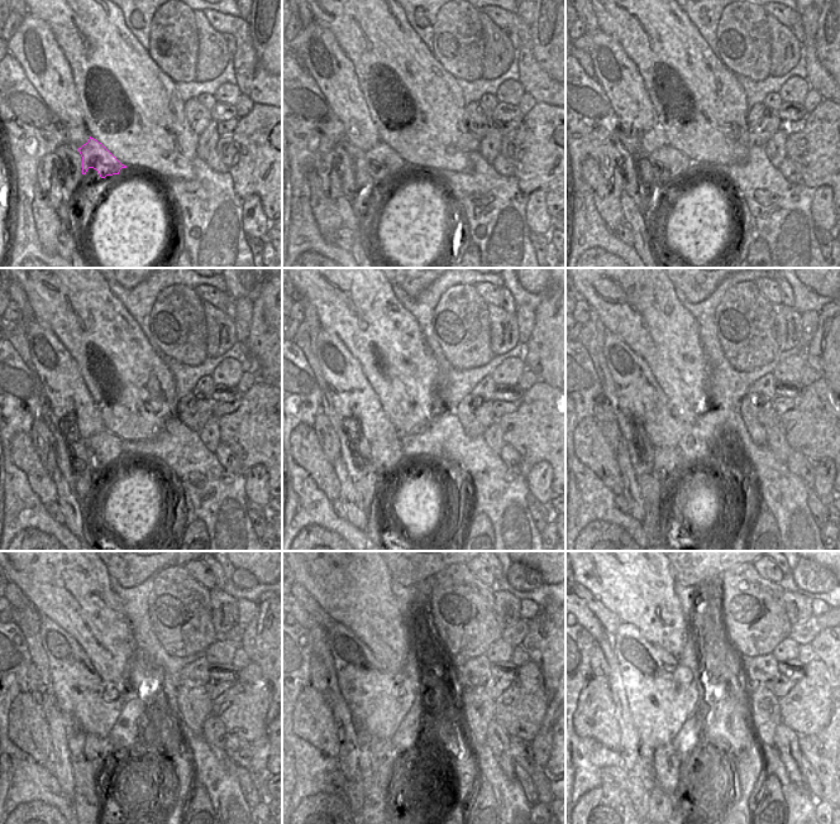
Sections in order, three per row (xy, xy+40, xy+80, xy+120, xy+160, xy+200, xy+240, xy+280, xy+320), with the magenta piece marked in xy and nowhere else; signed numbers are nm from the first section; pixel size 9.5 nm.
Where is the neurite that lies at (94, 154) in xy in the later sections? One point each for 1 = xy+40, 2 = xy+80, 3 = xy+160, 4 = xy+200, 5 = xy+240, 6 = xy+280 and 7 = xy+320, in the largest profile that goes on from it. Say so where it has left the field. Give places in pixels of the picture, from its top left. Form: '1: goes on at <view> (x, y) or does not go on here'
1: goes on at xy+40 (390, 163)
2: goes on at xy+80 (669, 164)
3: goes on at xy+160 (387, 458)
4: goes on at xy+200 (667, 460)
5: goes on at xy+240 (96, 748)
6: goes on at xy+280 (383, 755)
7: goes on at xy+320 (666, 760)

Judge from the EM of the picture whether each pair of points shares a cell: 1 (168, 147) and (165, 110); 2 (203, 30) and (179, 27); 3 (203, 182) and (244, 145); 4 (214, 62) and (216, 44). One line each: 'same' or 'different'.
1: same
2: different
3: different
4: same

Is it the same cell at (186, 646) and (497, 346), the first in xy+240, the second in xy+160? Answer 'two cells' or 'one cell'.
two cells

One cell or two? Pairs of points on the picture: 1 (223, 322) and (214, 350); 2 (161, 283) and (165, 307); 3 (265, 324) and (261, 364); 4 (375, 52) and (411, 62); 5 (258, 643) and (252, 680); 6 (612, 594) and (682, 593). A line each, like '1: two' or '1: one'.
1: one
2: two
3: one
4: one
5: two
6: two

